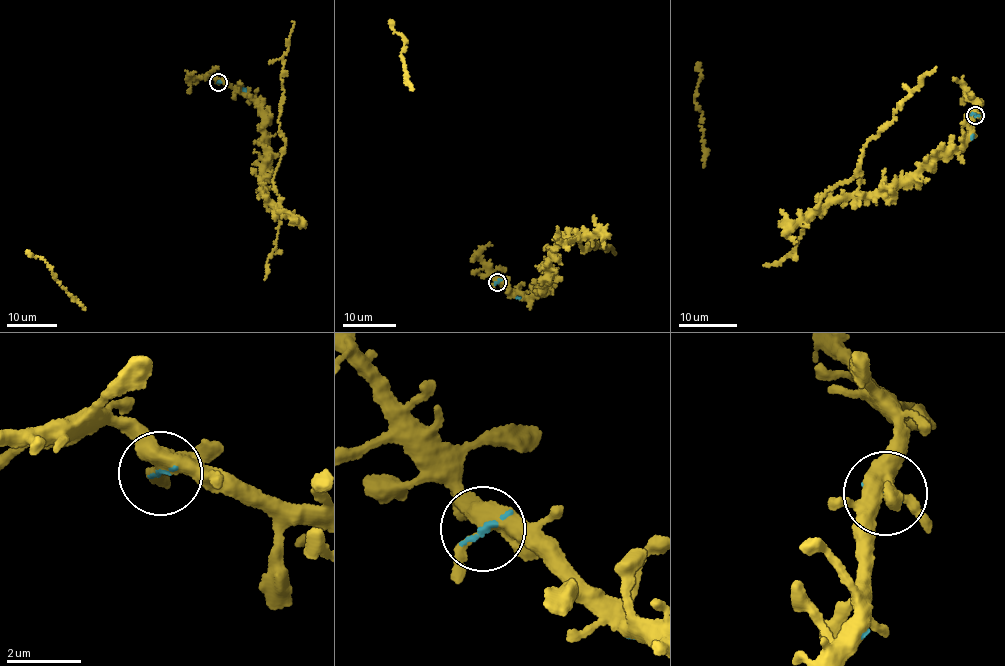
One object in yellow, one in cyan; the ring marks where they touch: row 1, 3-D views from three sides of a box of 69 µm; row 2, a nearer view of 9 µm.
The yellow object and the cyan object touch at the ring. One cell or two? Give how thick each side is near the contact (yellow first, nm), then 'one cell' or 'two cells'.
calibres 380 and 110 nm; one cell

